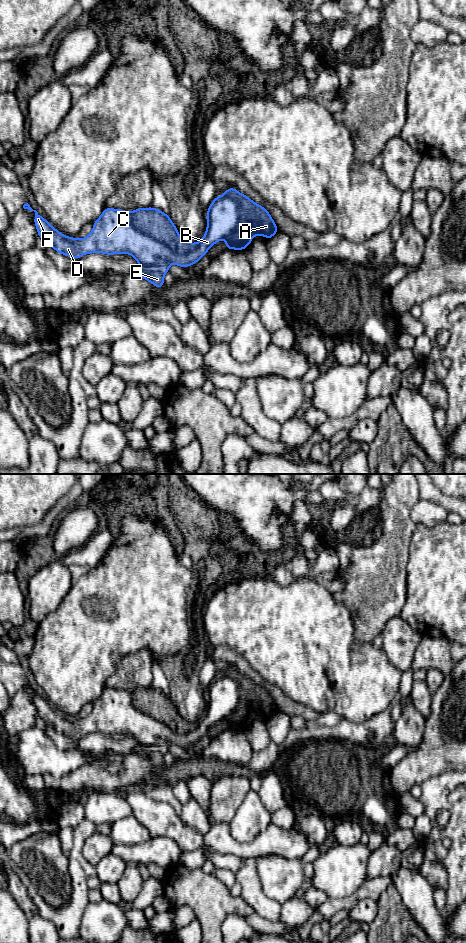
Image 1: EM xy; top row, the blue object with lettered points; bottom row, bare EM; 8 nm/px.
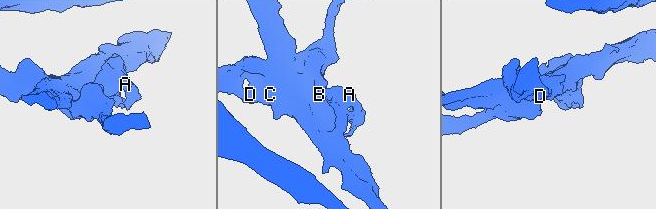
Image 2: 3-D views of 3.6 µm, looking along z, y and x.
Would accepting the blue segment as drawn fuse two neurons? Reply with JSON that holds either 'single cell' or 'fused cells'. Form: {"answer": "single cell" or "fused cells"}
{"answer": "fused cells"}

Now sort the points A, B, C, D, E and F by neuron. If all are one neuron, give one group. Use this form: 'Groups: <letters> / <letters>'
Groups: A / B C D E F

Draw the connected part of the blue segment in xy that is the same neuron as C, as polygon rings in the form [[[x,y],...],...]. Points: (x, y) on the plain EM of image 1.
[[[226,675],[216,677],[207,690],[207,709],[205,715],[198,722],[195,729],[180,734],[164,723],[136,709],[132,704],[131,692],[125,690],[105,687],[101,696],[93,703],[91,713],[84,719],[79,719],[65,716],[57,711],[36,690],[33,690],[28,683],[24,684],[23,688],[35,692],[34,704],[37,708],[38,716],[47,725],[52,726],[55,732],[74,739],[82,738],[83,734],[91,733],[103,733],[107,735],[130,734],[140,744],[136,755],[149,761],[156,768],[164,766],[164,755],[169,752],[171,744],[176,744],[182,748],[194,745],[207,734],[212,725],[230,716],[238,707],[240,700],[239,687],[232,678]]]

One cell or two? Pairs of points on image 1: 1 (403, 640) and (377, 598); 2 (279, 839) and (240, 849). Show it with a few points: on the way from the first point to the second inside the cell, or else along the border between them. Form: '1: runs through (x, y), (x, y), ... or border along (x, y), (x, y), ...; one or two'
1: border along (398, 615), (391, 618), (380, 633); two
2: runs through (269, 842), (250, 849); one

